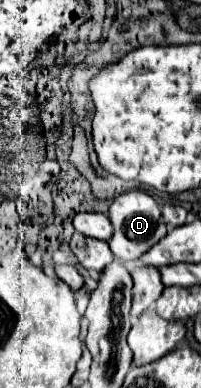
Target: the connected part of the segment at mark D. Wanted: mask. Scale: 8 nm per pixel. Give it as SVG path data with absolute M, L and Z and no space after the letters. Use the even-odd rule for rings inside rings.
M127 191L127 193L119 195L113 201L113 205L109 207L109 219L115 227L109 247L111 247L113 255L125 263L137 261L141 255L145 255L145 251L149 251L149 247L153 247L159 239L163 239L167 235L167 225L163 223L161 209L155 203L155 199L151 195L147 195L145 191Z

